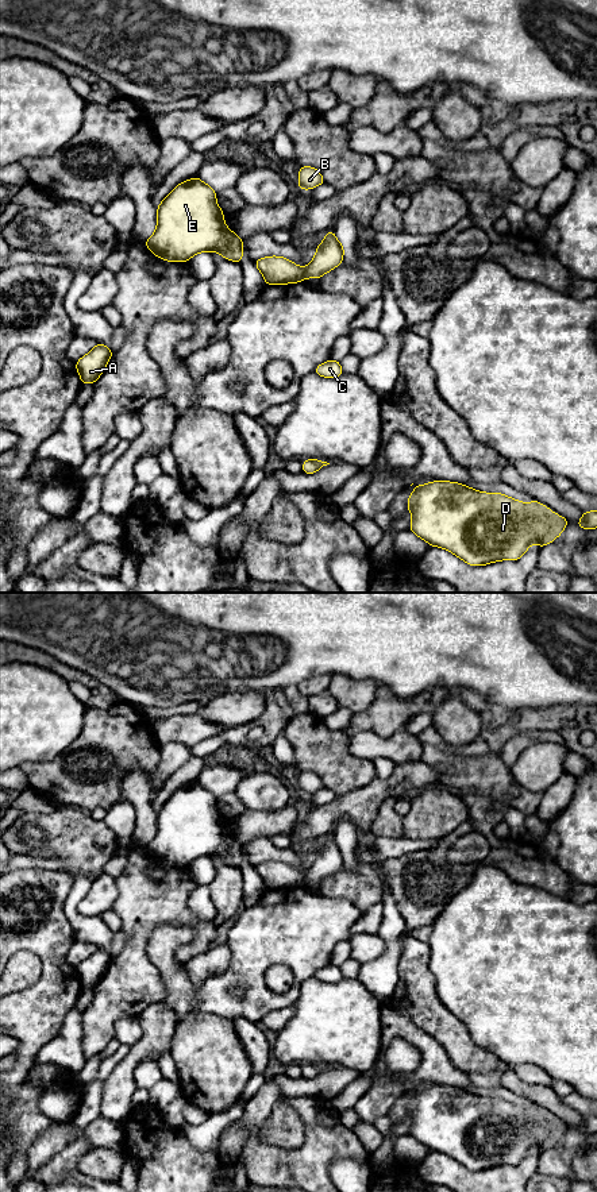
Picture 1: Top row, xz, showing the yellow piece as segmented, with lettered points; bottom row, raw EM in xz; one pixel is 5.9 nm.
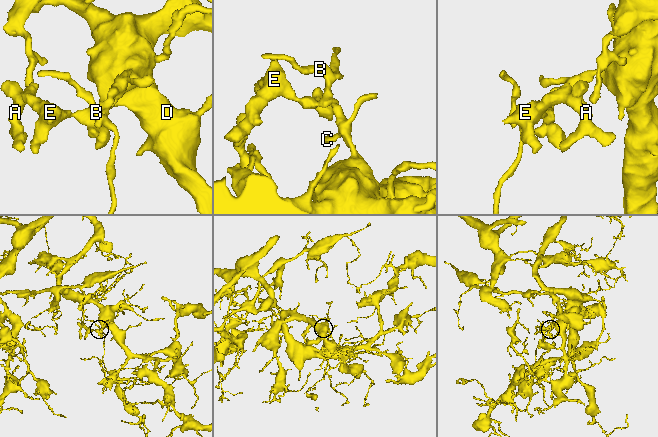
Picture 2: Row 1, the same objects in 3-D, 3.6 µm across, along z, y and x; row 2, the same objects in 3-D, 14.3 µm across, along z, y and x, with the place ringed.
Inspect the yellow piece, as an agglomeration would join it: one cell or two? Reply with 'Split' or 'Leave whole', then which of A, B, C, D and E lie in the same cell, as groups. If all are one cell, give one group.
Split. Groups: A E / B C D

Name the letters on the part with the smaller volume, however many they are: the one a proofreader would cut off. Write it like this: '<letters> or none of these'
A, E

